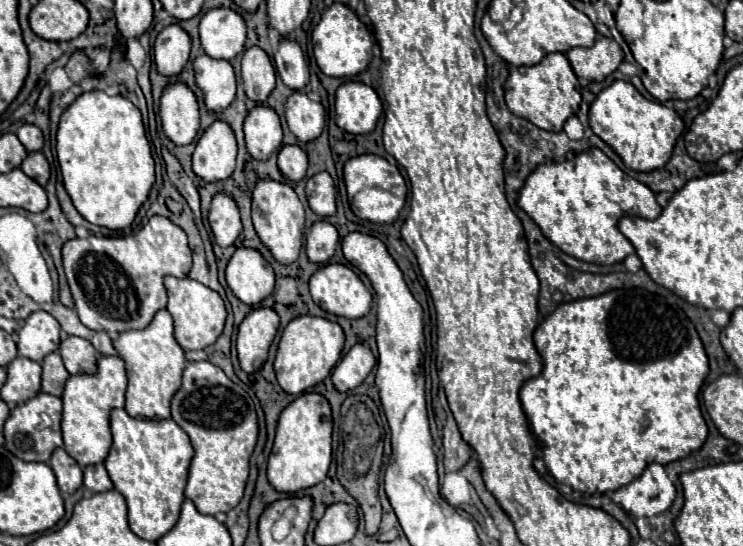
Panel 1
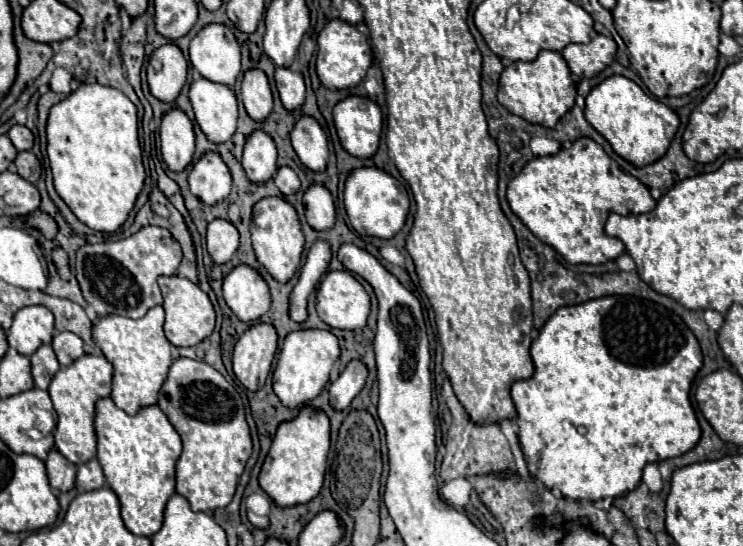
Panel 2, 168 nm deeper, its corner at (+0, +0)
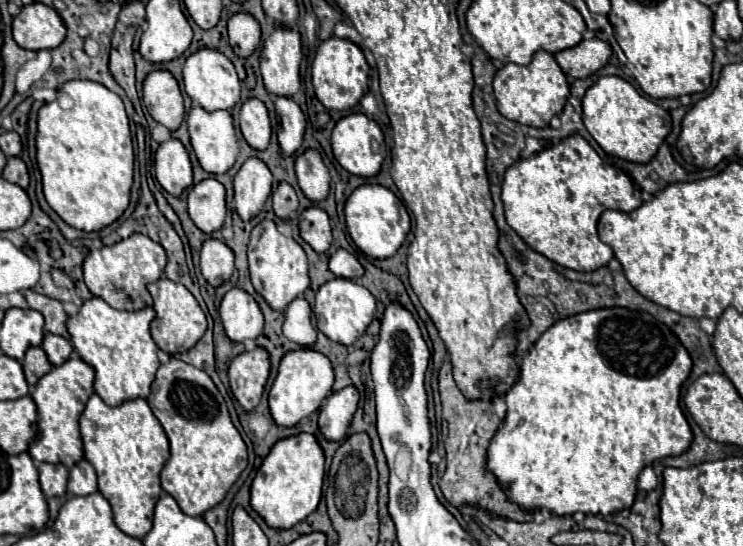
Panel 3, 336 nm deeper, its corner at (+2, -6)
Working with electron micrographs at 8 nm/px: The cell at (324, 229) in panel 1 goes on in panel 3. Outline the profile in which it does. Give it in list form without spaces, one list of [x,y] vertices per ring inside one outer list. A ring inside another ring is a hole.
[[[296,298],[286,308],[284,336],[302,348],[310,348],[316,344],[316,330],[312,326],[310,316],[312,316],[312,310],[304,298]]]

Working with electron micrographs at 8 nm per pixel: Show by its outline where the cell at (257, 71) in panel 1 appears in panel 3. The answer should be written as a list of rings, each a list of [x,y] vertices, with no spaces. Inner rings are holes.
[[[252,98],[252,100],[246,100],[242,104],[242,110],[240,110],[240,130],[242,130],[244,140],[254,150],[266,150],[266,146],[270,142],[272,128],[270,128],[268,110],[266,110],[266,106],[260,100]]]

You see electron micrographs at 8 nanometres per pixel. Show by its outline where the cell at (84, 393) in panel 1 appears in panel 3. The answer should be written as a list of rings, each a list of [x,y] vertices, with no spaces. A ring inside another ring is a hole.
[[[72,356],[62,366],[54,366],[48,374],[44,374],[36,382],[36,388],[30,396],[38,408],[38,422],[36,422],[38,438],[28,446],[28,454],[34,460],[64,464],[66,468],[82,460],[84,450],[82,450],[78,418],[86,406],[86,400],[90,398],[90,394],[94,394],[92,382],[94,382],[92,366],[88,366],[78,356]]]

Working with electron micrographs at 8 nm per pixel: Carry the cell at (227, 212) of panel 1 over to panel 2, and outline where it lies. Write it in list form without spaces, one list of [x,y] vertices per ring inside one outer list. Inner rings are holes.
[[[216,218],[208,224],[208,232],[206,232],[206,244],[208,244],[208,252],[212,256],[214,262],[224,264],[232,258],[232,254],[238,248],[238,230],[232,222],[224,220],[224,218]]]

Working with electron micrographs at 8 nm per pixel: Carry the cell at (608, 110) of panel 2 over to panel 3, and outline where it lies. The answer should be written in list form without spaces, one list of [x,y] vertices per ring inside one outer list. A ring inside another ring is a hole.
[[[600,76],[582,98],[582,120],[606,154],[646,164],[670,132],[670,114],[620,76]]]

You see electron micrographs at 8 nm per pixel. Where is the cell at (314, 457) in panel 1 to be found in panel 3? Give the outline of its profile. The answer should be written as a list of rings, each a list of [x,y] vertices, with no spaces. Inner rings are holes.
[[[298,434],[276,442],[264,458],[250,488],[250,504],[270,528],[288,530],[318,508],[324,482],[324,452],[312,434]]]

